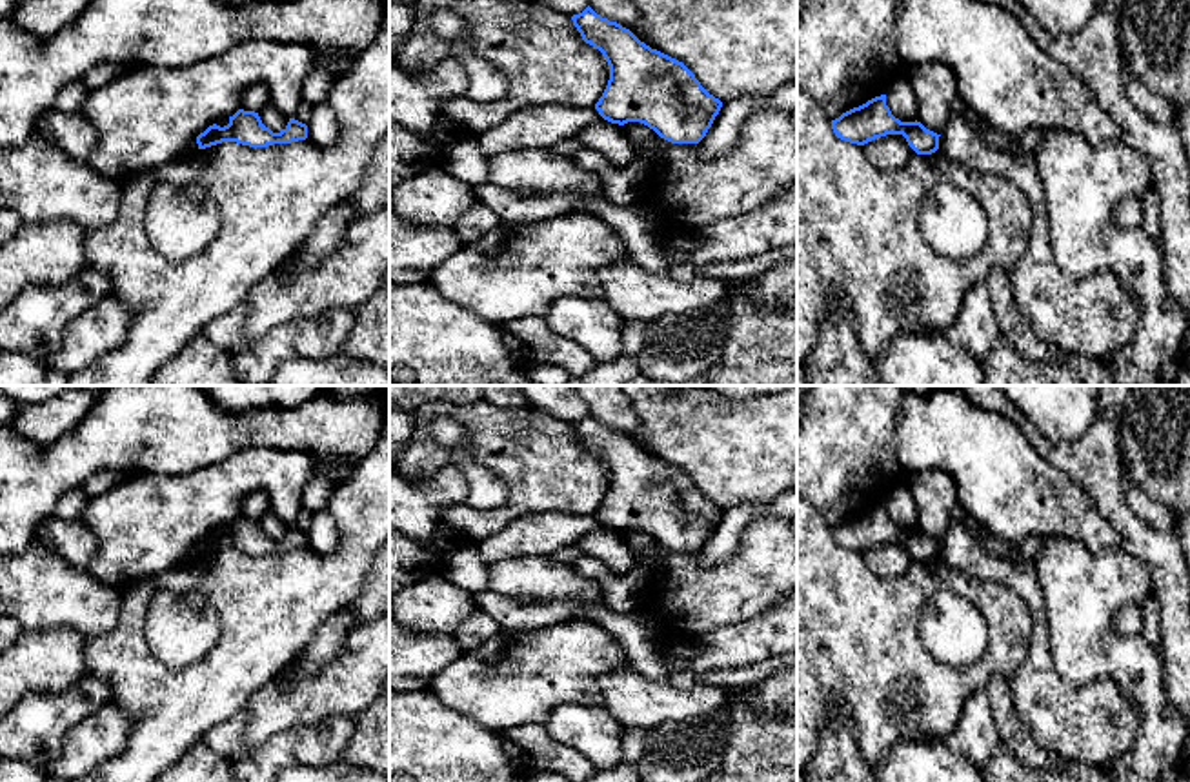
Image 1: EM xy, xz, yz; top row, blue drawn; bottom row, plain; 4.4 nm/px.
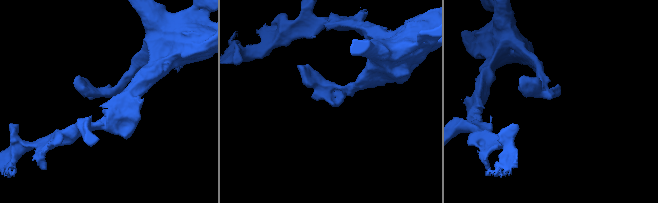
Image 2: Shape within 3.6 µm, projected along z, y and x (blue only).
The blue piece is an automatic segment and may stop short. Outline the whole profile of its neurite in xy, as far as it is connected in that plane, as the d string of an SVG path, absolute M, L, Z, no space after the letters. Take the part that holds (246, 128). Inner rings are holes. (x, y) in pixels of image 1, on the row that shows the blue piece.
M238 109L229 116L229 124L220 127L209 125L197 136L198 149L206 149L222 142L237 142L249 147L267 147L273 144L291 144L308 138L308 125L289 118L287 125L280 133L273 133L266 127L255 111Z

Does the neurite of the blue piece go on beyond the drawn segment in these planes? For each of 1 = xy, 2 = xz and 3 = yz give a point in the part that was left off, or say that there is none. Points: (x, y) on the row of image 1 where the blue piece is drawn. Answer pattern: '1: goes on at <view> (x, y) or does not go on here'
1: does not go on here
2: does not go on here
3: does not go on here

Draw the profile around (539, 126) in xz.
M531 105L520 107L477 138L482 155L491 160L508 151L551 149L599 120L602 116L595 107Z

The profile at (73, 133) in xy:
M49 109L45 115L42 115L36 120L35 133L56 144L62 151L66 151L75 160L86 164L98 142L96 129L80 113L80 109L69 115L60 113L56 109Z

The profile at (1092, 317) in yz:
M952 115L939 136L952 162L1014 182L1032 206L1028 247L1010 271L1014 300L1035 336L1068 353L1104 360L1139 326L1137 298L1115 273L1068 278L1055 264L1043 182L1034 155L1010 156L984 144L968 115Z

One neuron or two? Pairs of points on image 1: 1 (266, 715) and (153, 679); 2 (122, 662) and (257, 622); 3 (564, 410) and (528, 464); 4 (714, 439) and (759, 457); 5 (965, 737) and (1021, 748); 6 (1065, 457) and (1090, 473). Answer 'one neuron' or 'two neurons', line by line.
1: two neurons
2: one neuron
3: two neurons
4: one neuron
5: two neurons
6: one neuron

